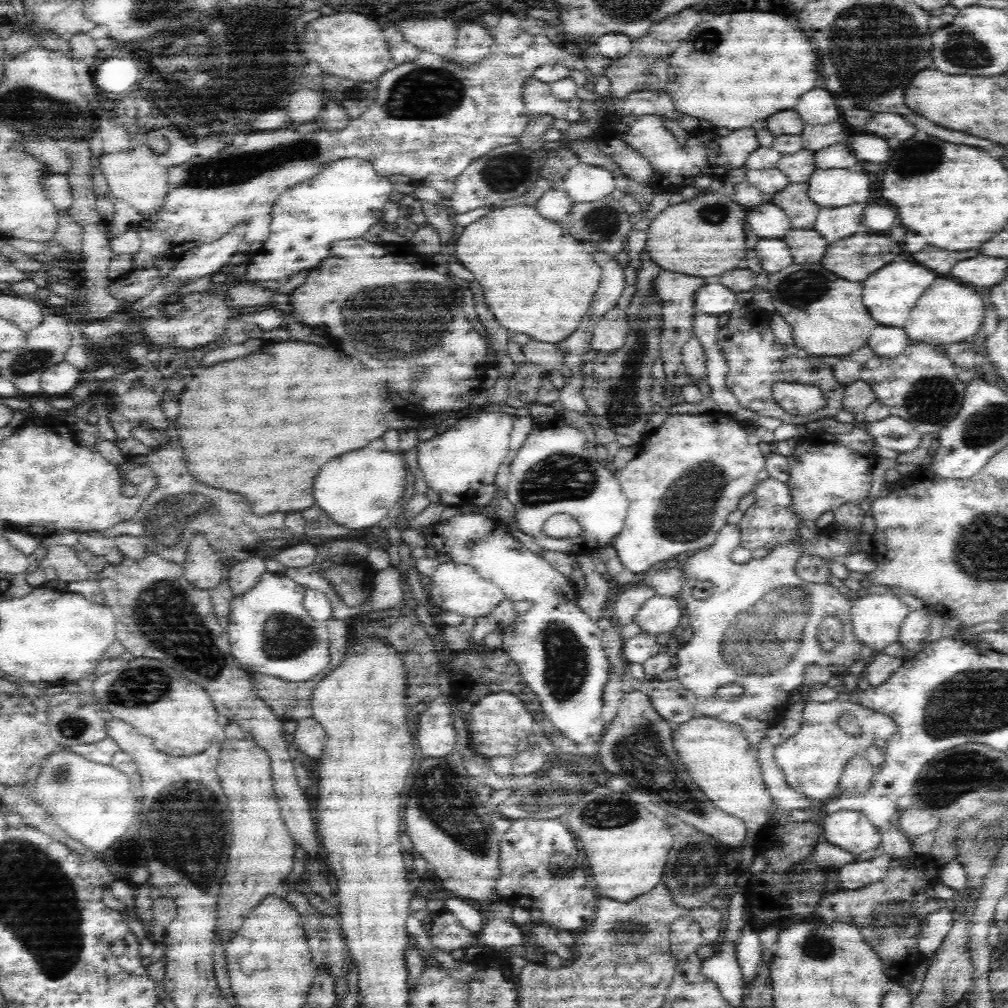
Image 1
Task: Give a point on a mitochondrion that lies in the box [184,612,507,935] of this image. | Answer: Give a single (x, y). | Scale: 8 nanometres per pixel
(448, 807)

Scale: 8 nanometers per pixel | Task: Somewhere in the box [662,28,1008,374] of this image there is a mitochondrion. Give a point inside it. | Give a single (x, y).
(962, 50)

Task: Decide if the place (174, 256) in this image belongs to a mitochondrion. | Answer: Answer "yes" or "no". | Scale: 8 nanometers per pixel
no

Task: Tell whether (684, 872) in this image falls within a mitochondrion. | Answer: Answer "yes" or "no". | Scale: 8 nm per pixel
yes

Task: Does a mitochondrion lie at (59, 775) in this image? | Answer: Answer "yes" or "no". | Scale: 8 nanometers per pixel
yes

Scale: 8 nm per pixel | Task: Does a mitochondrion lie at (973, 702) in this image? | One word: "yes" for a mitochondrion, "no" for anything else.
yes

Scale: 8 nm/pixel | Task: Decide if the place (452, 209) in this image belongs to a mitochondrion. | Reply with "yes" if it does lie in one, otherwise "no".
no

